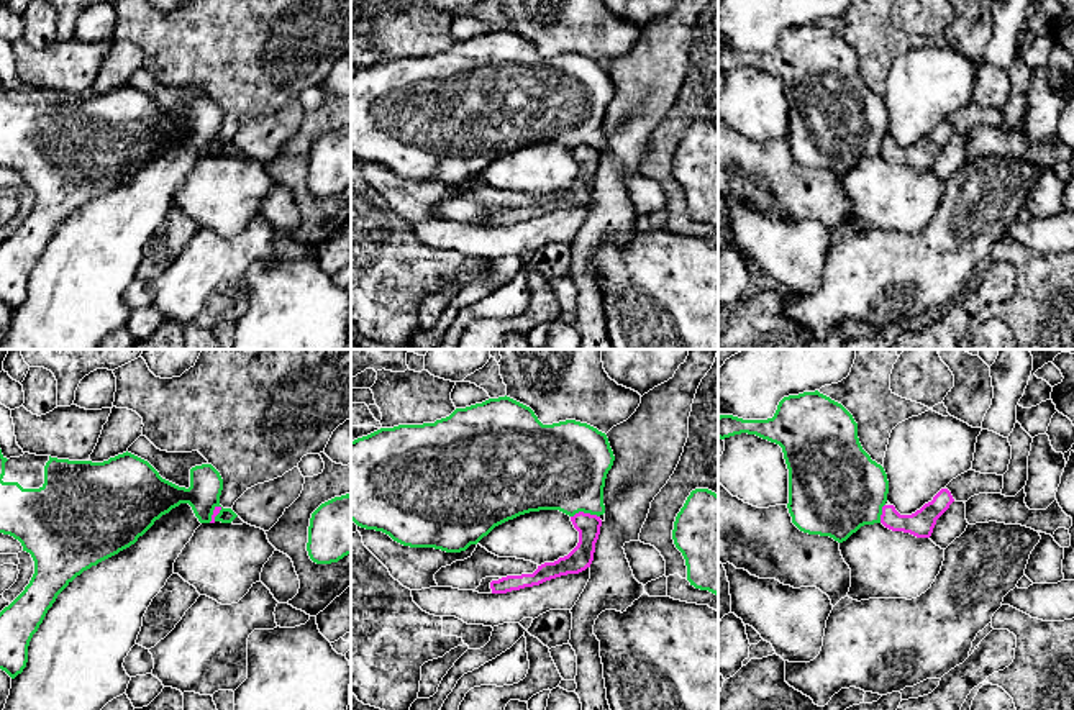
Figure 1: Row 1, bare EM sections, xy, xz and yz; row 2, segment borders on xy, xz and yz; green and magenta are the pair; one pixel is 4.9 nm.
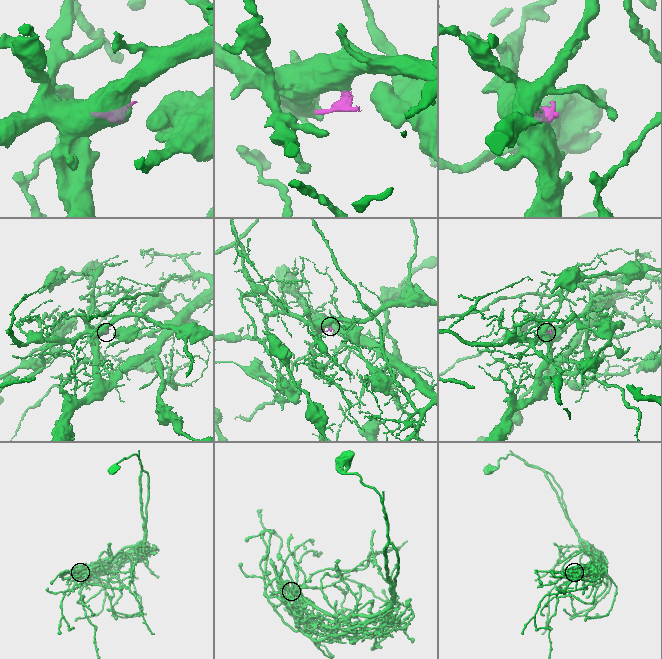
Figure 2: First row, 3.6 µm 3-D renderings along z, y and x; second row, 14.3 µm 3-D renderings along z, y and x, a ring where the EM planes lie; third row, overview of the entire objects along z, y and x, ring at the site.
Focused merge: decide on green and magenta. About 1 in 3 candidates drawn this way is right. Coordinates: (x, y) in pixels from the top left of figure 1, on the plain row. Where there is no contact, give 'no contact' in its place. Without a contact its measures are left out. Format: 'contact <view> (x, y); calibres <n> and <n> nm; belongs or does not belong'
contact xz (584, 145); calibres 440 and 120 nm; does not belong

